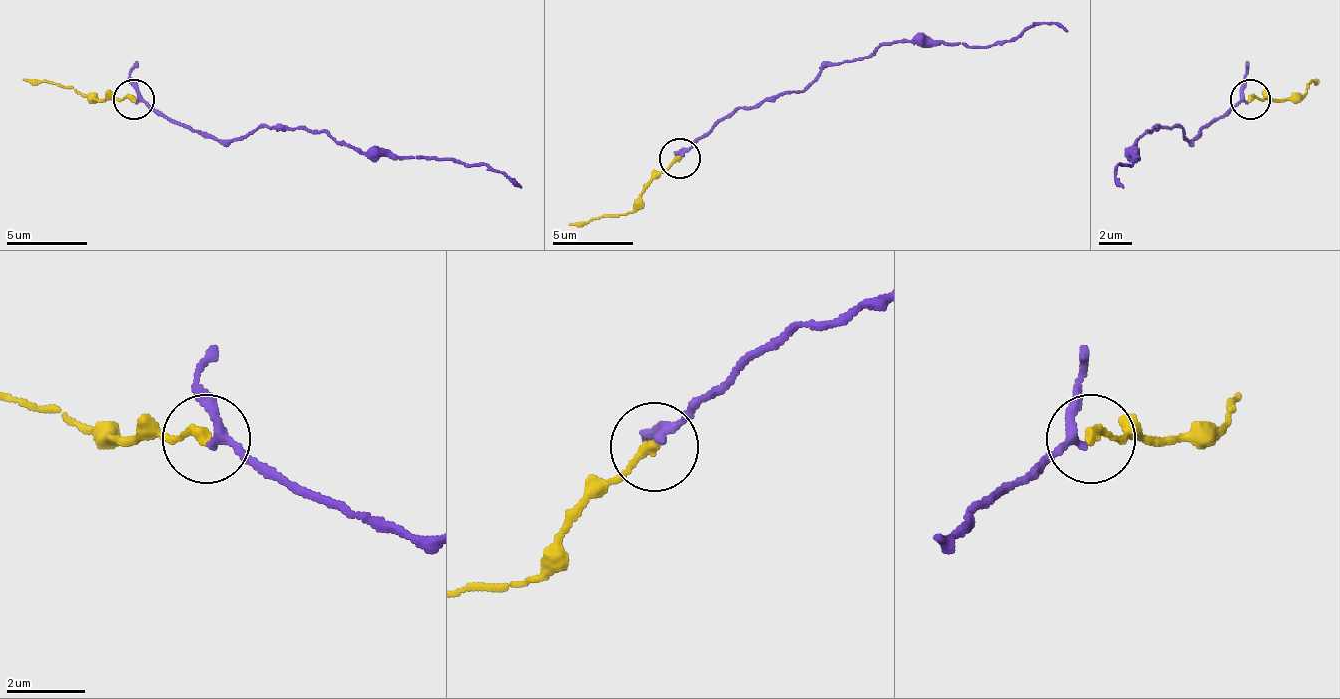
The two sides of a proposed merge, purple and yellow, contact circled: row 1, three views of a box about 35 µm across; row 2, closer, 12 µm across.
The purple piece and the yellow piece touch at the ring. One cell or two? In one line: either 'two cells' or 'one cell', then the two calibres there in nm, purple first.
one cell | 180/240 nm

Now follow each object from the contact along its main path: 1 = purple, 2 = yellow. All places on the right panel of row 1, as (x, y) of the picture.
1: (1247, 102), (1239, 102), (1194, 139), (1162, 127), (1150, 131), (1138, 143), (1138, 159), (1114, 171), (1122, 187)
2: (1251, 98), (1303, 94), (1315, 78)

